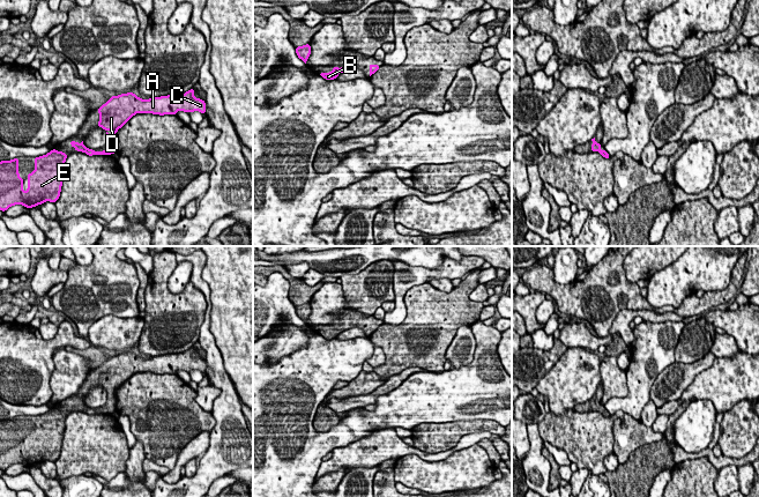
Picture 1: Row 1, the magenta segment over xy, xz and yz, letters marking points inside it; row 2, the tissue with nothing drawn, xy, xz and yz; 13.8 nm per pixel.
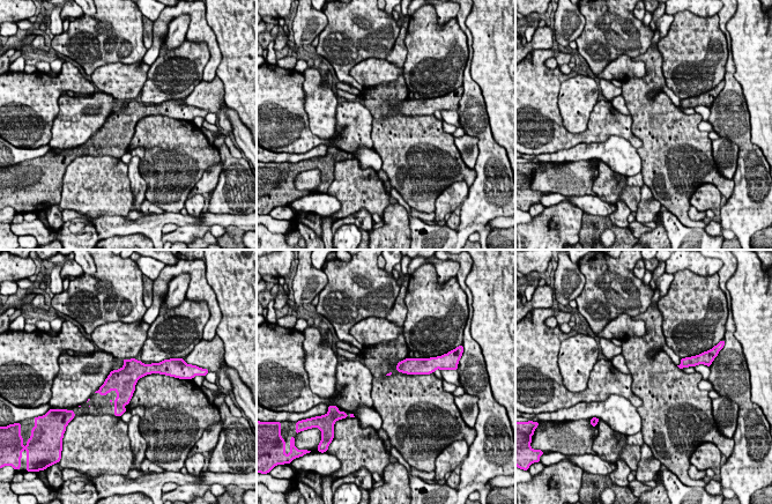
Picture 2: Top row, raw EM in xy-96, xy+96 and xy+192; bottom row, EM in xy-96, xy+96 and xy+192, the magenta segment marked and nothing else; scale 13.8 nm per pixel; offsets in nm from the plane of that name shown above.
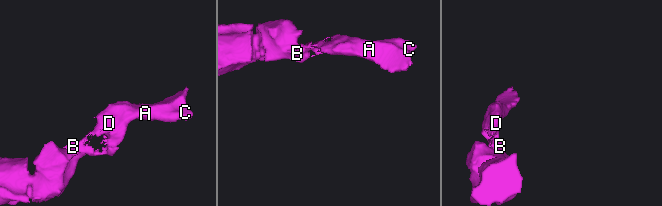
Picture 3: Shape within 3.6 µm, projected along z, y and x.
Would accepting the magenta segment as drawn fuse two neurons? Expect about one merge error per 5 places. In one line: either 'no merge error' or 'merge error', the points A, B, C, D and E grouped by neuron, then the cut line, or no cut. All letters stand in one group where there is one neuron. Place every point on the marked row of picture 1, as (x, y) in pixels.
no merge error | A B C D E | no cut

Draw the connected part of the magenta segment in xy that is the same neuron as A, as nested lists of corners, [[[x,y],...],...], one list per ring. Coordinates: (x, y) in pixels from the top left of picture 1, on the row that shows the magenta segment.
[[[194,88],[186,91],[185,94],[179,94],[179,95],[168,95],[168,96],[161,96],[161,97],[154,97],[149,99],[142,99],[137,97],[134,92],[127,92],[127,94],[121,94],[118,96],[111,96],[111,98],[103,104],[101,107],[98,107],[98,113],[99,113],[99,121],[98,125],[103,129],[106,131],[106,135],[109,136],[109,131],[113,132],[113,135],[111,136],[111,147],[105,147],[104,151],[95,151],[94,149],[89,149],[83,144],[83,141],[81,143],[77,143],[76,141],[70,141],[70,146],[75,148],[76,151],[82,151],[85,153],[89,156],[92,155],[111,155],[117,153],[117,139],[116,139],[116,133],[118,132],[119,128],[121,128],[133,116],[136,113],[152,113],[152,114],[174,114],[178,111],[184,111],[184,112],[194,112],[199,111],[202,114],[206,112],[206,102],[195,98],[194,97]]]

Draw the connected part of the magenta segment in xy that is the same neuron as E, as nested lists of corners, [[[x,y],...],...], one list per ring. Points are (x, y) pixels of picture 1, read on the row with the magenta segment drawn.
[[[52,149],[35,157],[35,170],[28,173],[28,190],[18,173],[18,157],[0,162],[0,210],[22,205],[28,209],[46,201],[55,202],[61,192],[67,154]]]

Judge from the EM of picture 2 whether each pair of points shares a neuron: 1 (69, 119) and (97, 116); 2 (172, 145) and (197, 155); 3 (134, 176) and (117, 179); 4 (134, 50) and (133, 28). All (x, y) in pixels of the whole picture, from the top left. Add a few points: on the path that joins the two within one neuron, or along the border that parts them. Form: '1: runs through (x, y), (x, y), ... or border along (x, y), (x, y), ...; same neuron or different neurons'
1: runs through (76, 119), (82, 116), (90, 116); same neuron
2: runs through (178, 150), (182, 154), (191, 155); same neuron
3: border along (127, 165), (127, 177), (133, 199); different neurons
4: runs through (133, 44), (133, 34); same neuron

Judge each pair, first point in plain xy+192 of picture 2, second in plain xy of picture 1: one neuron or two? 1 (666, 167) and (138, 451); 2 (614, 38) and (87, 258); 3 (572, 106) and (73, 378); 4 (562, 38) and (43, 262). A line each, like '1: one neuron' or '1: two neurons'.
1: two neurons
2: two neurons
3: one neuron
4: one neuron

